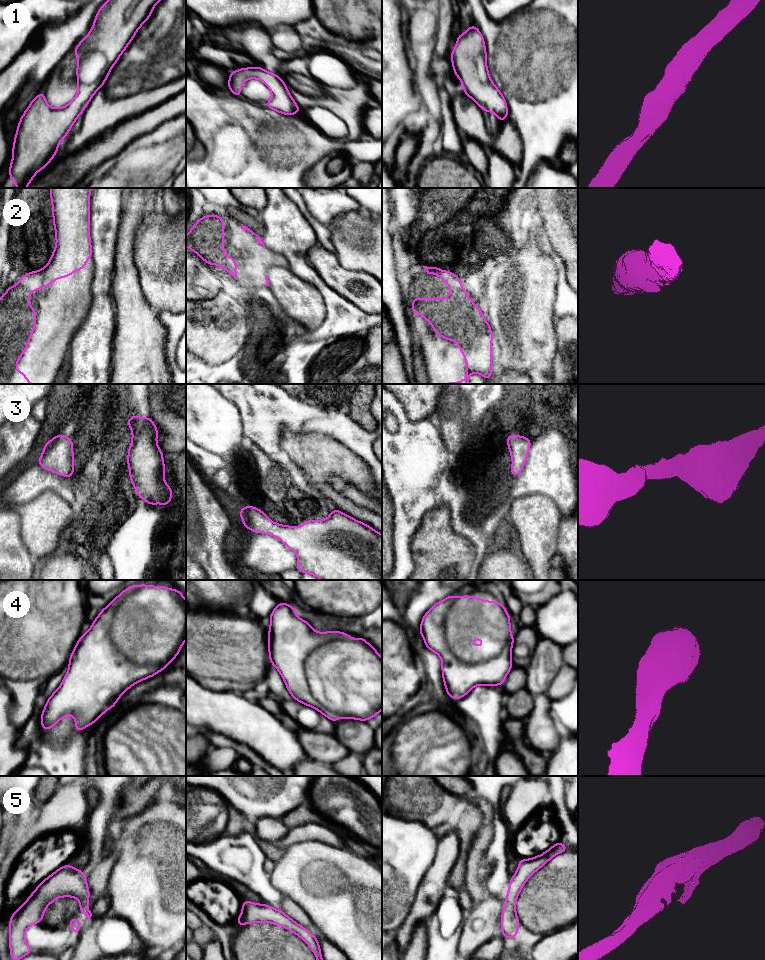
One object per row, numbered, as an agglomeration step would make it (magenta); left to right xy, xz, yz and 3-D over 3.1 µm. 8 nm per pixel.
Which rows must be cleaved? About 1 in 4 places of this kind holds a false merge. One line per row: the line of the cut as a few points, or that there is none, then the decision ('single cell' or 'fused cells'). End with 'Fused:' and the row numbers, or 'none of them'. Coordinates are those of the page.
1: no cut | single cell
2: no cut | single cell
3: no cut | single cell
4: no cut | single cell
5: no cut | single cell
Fused: none of them

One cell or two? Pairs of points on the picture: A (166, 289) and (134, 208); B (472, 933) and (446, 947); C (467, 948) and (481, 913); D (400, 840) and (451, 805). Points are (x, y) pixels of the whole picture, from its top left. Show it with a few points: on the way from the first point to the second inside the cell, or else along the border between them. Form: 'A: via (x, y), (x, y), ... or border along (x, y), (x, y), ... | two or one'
A: border along (149, 212), (144, 216), (136, 232), (134, 247) | two
B: border along (464, 917), (461, 923), (461, 933), (457, 949) | two
C: via (471, 939), (481, 922) | one
D: border along (401, 817), (407, 820), (422, 821), (433, 829) | two

